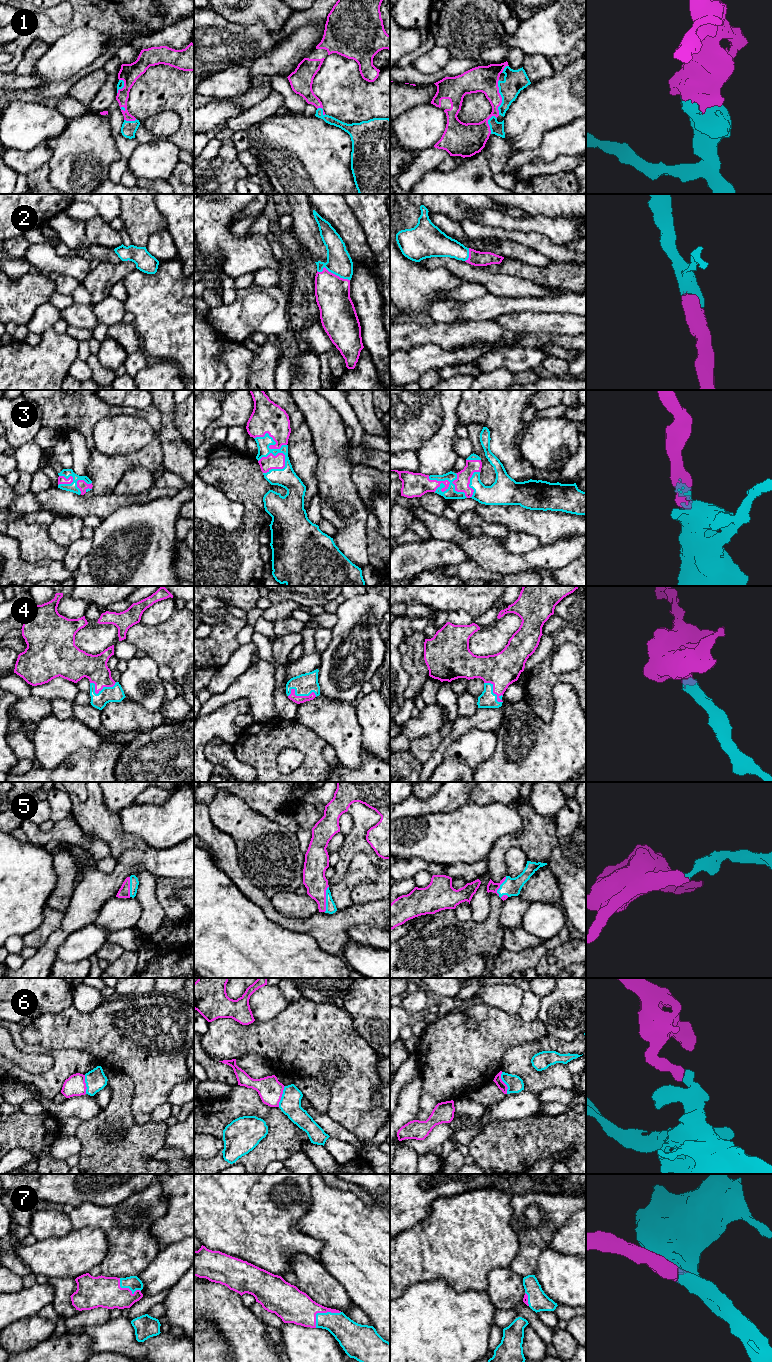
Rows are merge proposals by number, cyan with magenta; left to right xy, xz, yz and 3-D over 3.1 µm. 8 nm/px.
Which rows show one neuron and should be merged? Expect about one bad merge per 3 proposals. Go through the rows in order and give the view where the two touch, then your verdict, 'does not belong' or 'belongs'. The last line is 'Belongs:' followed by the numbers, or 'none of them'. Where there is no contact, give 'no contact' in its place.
1: yz | belongs
2: xz | belongs
3: yz | belongs
4: yz | belongs
5: xz | belongs
6: yz | does not belong
7: xz | belongs
Belongs: 1, 2, 3, 4, 5, 7

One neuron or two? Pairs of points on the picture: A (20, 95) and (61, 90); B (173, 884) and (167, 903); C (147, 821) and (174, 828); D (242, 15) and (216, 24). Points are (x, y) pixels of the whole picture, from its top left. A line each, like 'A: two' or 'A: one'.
A: one
B: one
C: one
D: two

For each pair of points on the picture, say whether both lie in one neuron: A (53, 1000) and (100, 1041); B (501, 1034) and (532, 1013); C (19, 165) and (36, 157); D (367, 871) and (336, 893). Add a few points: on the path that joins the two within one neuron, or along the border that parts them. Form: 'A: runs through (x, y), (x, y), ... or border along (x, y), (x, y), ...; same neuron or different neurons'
A: border along (71, 1005), (58, 1013), (41, 1014); different neurons
B: border along (518, 1013), (526, 1021), (536, 1019); different neurons
C: runs through (23, 162), (32, 160); same neuron
D: runs through (359, 871), (344, 885); same neuron

